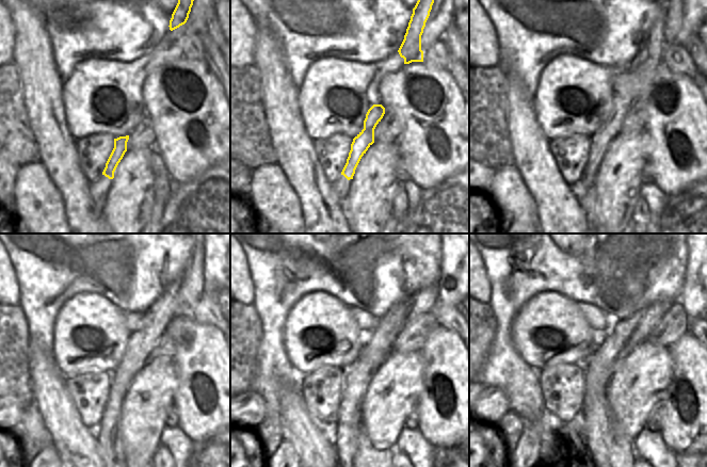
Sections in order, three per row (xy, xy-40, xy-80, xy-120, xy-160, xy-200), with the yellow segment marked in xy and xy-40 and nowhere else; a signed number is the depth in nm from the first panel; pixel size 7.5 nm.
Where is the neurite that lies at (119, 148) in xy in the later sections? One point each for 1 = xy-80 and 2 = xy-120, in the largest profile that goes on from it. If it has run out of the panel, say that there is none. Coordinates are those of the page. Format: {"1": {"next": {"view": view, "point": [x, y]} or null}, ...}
{"1": {"next": {"view": "xy-80", "point": [584, 192]}}, "2": {"next": {"view": "xy-120", "point": [141, 342]}}}

